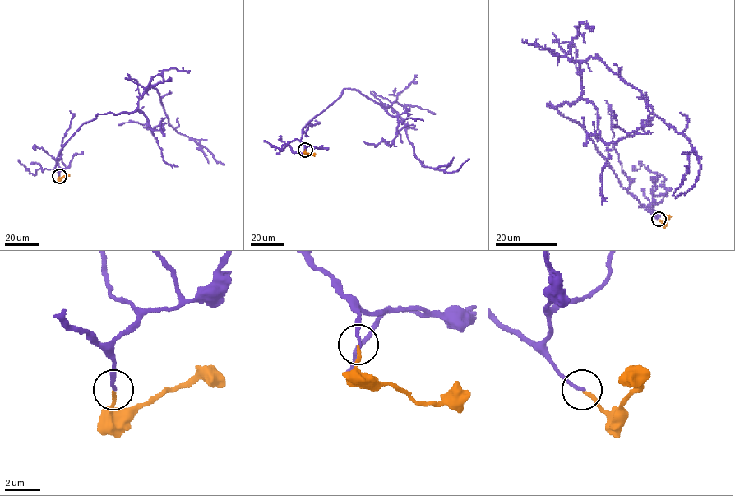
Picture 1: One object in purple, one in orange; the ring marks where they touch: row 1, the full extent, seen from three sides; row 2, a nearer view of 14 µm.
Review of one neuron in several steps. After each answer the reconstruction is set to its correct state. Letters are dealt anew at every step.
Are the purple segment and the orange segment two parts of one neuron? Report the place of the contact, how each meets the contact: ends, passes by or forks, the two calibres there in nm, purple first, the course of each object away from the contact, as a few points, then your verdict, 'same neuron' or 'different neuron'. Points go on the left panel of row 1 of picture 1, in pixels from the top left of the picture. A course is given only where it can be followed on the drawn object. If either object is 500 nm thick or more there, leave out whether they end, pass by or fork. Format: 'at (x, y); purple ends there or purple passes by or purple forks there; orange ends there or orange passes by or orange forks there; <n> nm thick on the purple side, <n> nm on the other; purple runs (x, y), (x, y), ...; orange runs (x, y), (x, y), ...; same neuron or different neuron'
at (59, 176); purple ends there; orange ends there; 160 nm thick on the purple side, 170 nm on the other; purple runs (59, 176), (59, 152), (84, 123), (133, 112), (150, 87), (169, 123), (224, 164); orange runs (59, 176), (70, 175); same neuron

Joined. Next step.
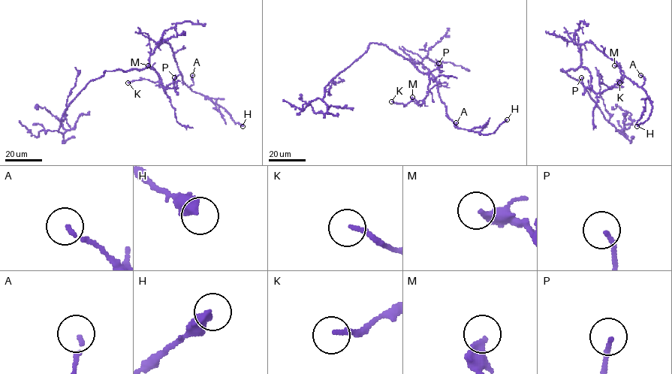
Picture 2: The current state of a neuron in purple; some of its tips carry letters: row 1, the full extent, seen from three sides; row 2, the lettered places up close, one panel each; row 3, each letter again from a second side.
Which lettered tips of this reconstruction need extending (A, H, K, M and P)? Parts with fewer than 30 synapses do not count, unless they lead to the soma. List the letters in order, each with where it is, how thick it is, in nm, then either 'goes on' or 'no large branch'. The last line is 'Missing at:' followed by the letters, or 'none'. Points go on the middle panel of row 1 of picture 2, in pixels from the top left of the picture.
A: (456, 122) | 140 nm | no large branch
H: (507, 119) | 400 nm | no large branch
K: (391, 101) | 170 nm | no large branch
M: (412, 97) | 380 nm | no large branch
P: (438, 63) | 170 nm | no large branch
Missing at: none

